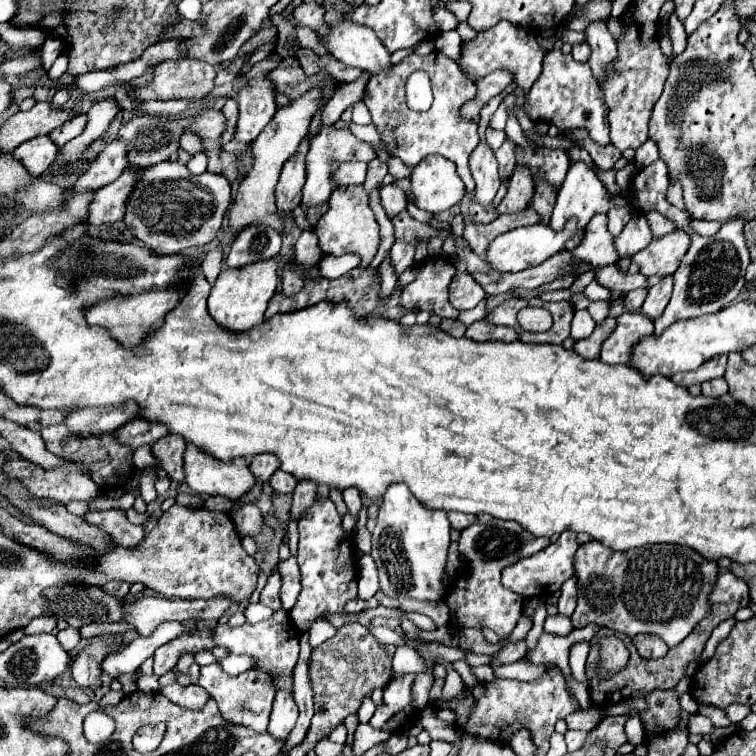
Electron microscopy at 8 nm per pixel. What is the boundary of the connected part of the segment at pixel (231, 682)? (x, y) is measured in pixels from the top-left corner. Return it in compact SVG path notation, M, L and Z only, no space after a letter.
M215 662L215 664L201 668L201 676L199 676L197 684L201 688L205 688L211 698L217 700L219 712L229 724L241 724L241 726L253 728L253 732L257 732L257 734L267 730L271 704L275 698L275 688L273 688L273 682L269 680L269 676L265 676L263 672L247 670L243 674L231 676L231 674L223 672L223 668Z

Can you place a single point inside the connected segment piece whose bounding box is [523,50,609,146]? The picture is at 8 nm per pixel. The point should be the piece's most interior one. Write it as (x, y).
(566, 94)

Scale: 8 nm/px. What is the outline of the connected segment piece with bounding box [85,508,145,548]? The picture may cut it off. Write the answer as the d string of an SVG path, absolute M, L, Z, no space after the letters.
M111 508L111 510L99 510L99 512L87 512L85 514L85 520L89 524L95 524L99 528L103 528L109 536L113 536L115 544L119 546L127 546L127 548L133 548L137 546L143 536L145 536L145 530L143 526L135 526L127 520L125 516L125 510L119 510L119 508Z

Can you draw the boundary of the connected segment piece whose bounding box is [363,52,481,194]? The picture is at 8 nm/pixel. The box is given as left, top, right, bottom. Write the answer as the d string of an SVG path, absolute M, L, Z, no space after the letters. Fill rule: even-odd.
M433 52L425 58L411 54L403 58L389 72L379 72L377 76L371 76L367 84L367 96L363 98L363 102L369 108L369 114L373 120L371 124L377 128L381 136L381 148L387 154L399 156L409 166L415 166L429 154L445 156L447 160L455 162L457 174L465 182L467 192L471 194L475 190L475 182L469 172L469 156L481 142L477 134L479 124L473 120L461 118L459 112L461 112L461 106L473 100L475 94L477 94L475 84L459 70L457 62L453 62L441 52ZM415 70L425 70L431 78L433 106L427 112L415 112L405 102L405 78Z

